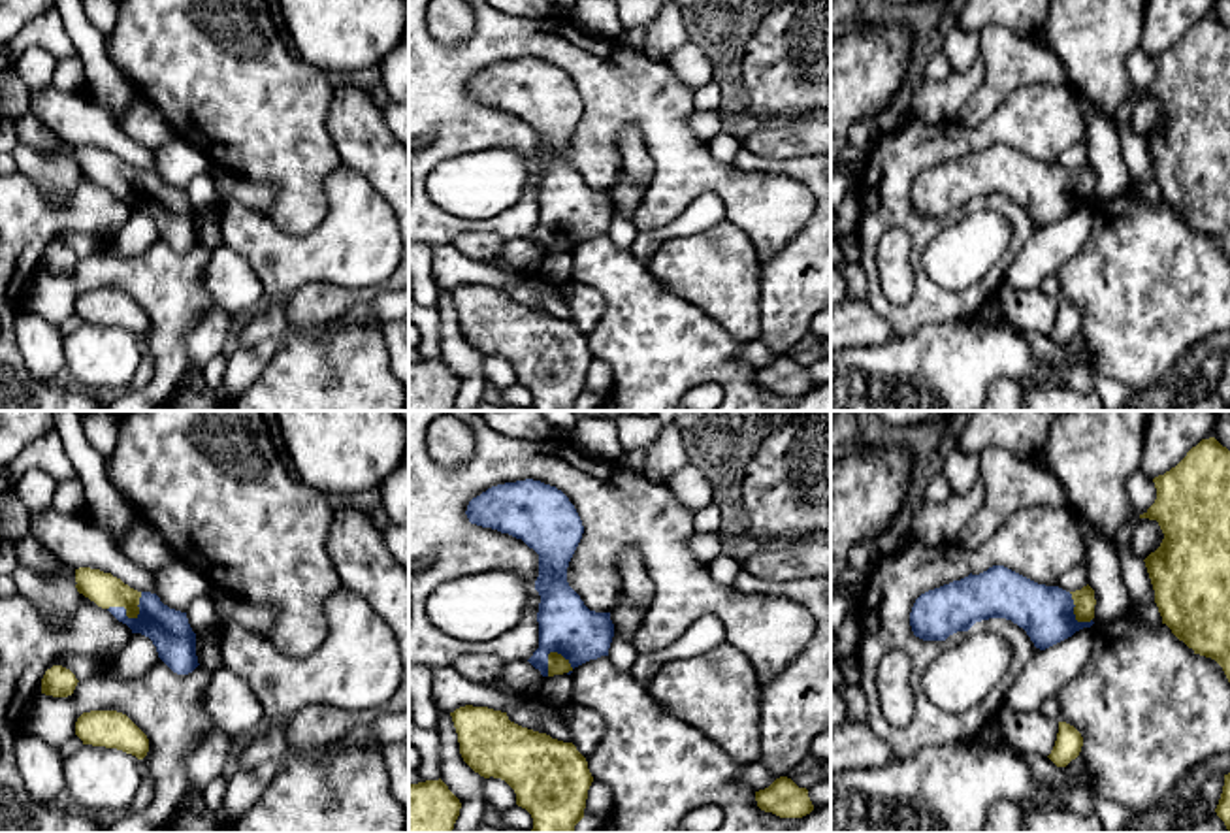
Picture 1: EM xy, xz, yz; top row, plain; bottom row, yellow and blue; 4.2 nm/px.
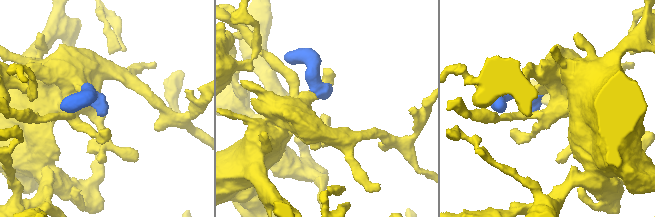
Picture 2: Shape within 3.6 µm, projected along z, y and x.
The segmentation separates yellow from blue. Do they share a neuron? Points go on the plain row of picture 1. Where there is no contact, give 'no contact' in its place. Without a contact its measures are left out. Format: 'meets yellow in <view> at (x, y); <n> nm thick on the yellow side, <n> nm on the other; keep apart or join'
meets yellow in xy at (130, 195); 140 nm thick on the yellow side, 180 nm on the other; join

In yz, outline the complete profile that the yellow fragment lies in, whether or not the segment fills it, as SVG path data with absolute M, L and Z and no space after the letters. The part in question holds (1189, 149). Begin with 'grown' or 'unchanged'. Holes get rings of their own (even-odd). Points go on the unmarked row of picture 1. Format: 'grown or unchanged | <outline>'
unchanged | M1215 15L1202 17L1153 60L1157 77L1140 96L1157 98L1164 111L1160 124L1143 138L1162 202L1194 232L1215 237L1230 260L1230 28Z

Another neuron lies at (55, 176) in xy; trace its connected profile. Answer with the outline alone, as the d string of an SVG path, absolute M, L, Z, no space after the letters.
M62 141L60 151L49 156L19 145L15 149L15 160L19 170L55 204L64 204L70 200L79 179L73 145Z

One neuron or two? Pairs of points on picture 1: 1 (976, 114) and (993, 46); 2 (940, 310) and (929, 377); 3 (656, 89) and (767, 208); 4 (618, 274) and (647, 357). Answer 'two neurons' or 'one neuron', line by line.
1: one neuron
2: two neurons
3: one neuron
4: one neuron

